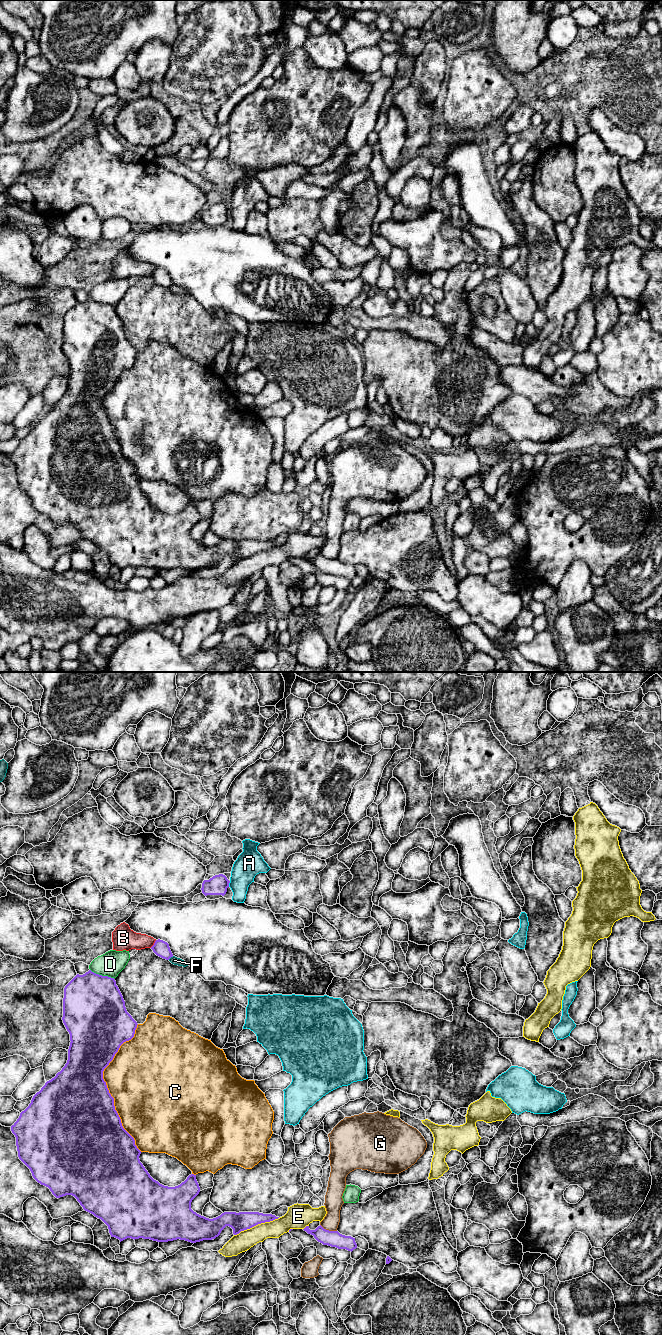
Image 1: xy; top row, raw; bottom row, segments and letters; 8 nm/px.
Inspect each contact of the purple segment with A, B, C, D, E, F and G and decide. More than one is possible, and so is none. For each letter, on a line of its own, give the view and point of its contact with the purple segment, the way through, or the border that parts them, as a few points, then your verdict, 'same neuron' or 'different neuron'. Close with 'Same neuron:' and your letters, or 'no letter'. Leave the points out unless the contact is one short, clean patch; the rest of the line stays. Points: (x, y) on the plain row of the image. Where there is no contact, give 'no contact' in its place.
A: xy (228, 212) | different neuron
B: xy (154, 272) | different neuron
C: xy (106, 414) | different neuron
D: xy (101, 303) | different neuron
E: xy (256, 552) | different neuron
F: xy (170, 285) | different neuron
G: xy (328, 558) | along xy (320, 552), (326, 557), (336, 559) | different neuron
Same neuron: no letter

